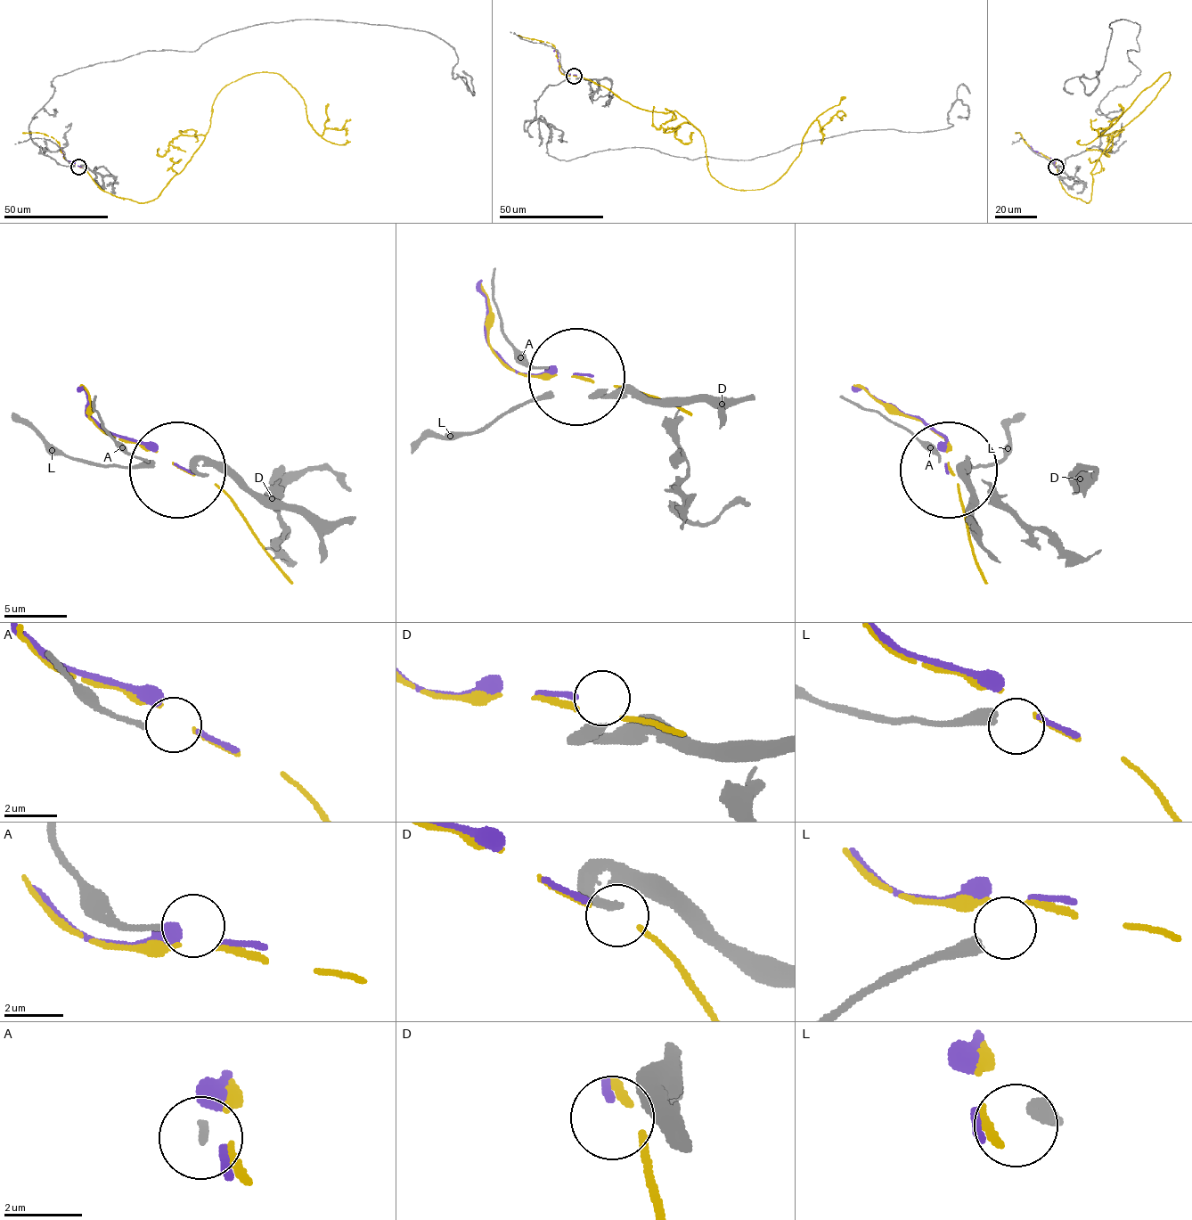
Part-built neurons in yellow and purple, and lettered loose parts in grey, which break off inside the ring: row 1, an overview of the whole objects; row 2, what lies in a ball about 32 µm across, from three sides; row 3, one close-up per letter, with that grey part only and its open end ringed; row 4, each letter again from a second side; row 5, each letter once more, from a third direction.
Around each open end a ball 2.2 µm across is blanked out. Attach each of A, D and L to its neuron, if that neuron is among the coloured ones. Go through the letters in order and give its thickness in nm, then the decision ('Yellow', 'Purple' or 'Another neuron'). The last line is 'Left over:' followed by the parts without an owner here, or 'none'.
A: Thickness 200 nm. Another neuron
D: Thickness 320 nm. Another neuron
L: Thickness 500 nm. Another neuron
Left over: A, D, L

